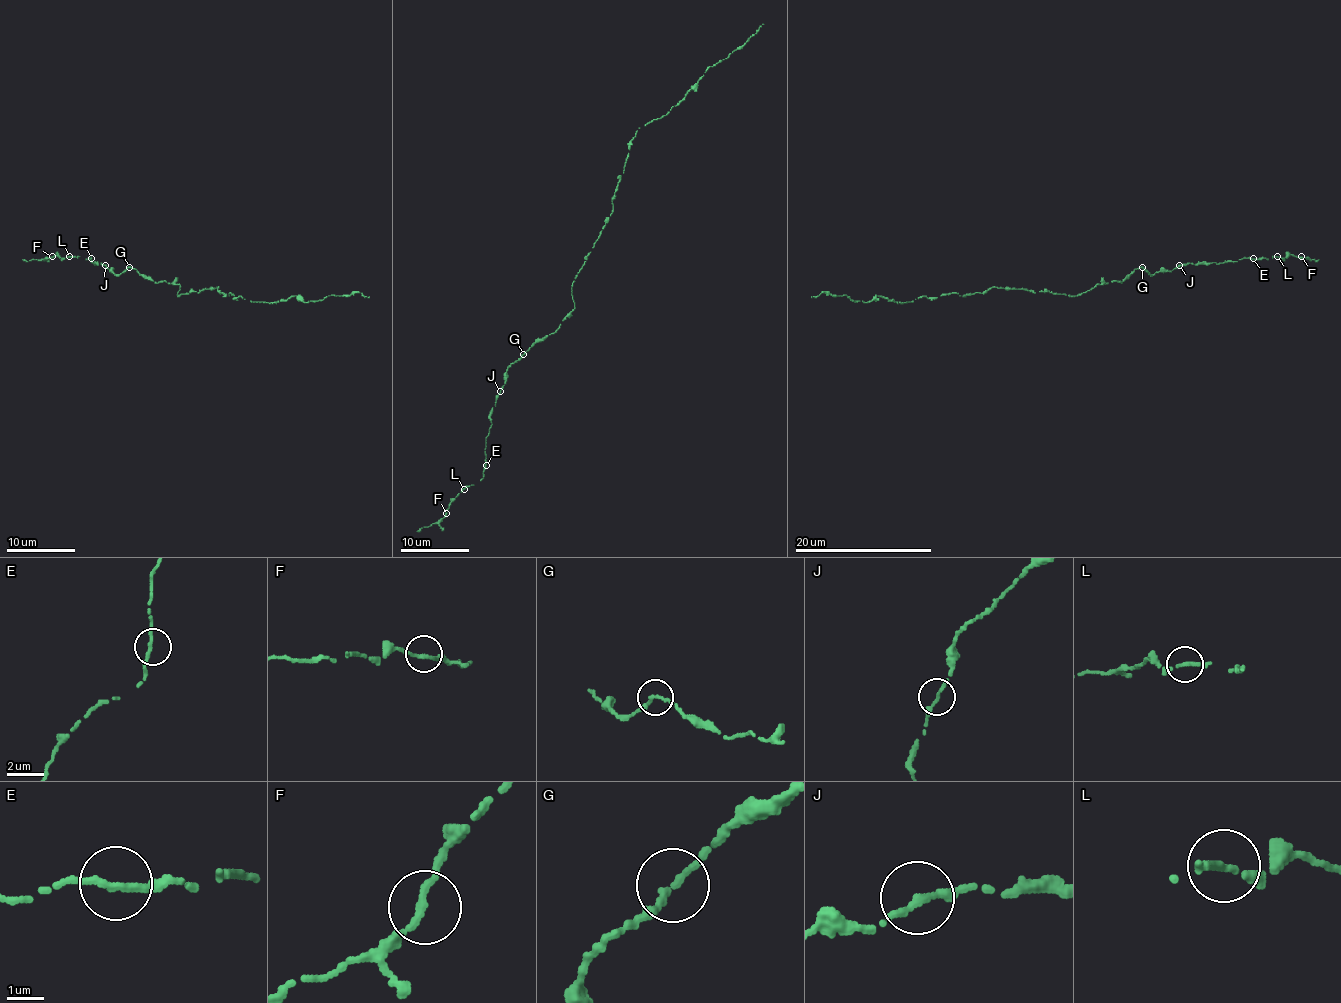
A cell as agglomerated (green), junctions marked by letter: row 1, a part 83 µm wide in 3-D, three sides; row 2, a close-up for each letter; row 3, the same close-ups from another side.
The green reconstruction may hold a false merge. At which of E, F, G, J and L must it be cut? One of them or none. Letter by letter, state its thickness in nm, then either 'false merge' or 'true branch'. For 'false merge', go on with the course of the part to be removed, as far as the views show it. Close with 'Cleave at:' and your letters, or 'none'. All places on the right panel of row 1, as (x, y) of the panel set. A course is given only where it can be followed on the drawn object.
E: 200 nm thick; true branch
F: 190 nm thick; true branch
G: 200 nm thick; false merge; foreign part runs (1141, 267), (1122, 282), (1071, 296), (997, 287), (906, 303), (826, 293), (811, 298)
J: 200 nm thick; true branch
L: 300 nm thick; true branch
Cleave at: G

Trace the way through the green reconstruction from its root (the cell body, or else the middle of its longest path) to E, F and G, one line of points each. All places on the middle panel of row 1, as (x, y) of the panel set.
E: (575, 274), (574, 309), (553, 333), (539, 338), (507, 369), (489, 417), (486, 465)
F: (575, 274), (574, 309), (553, 333), (539, 338), (507, 369), (489, 417), (483, 479), (465, 486), (446, 513)
G: (575, 274), (572, 283), (574, 309), (553, 333), (539, 338), (524, 354)

